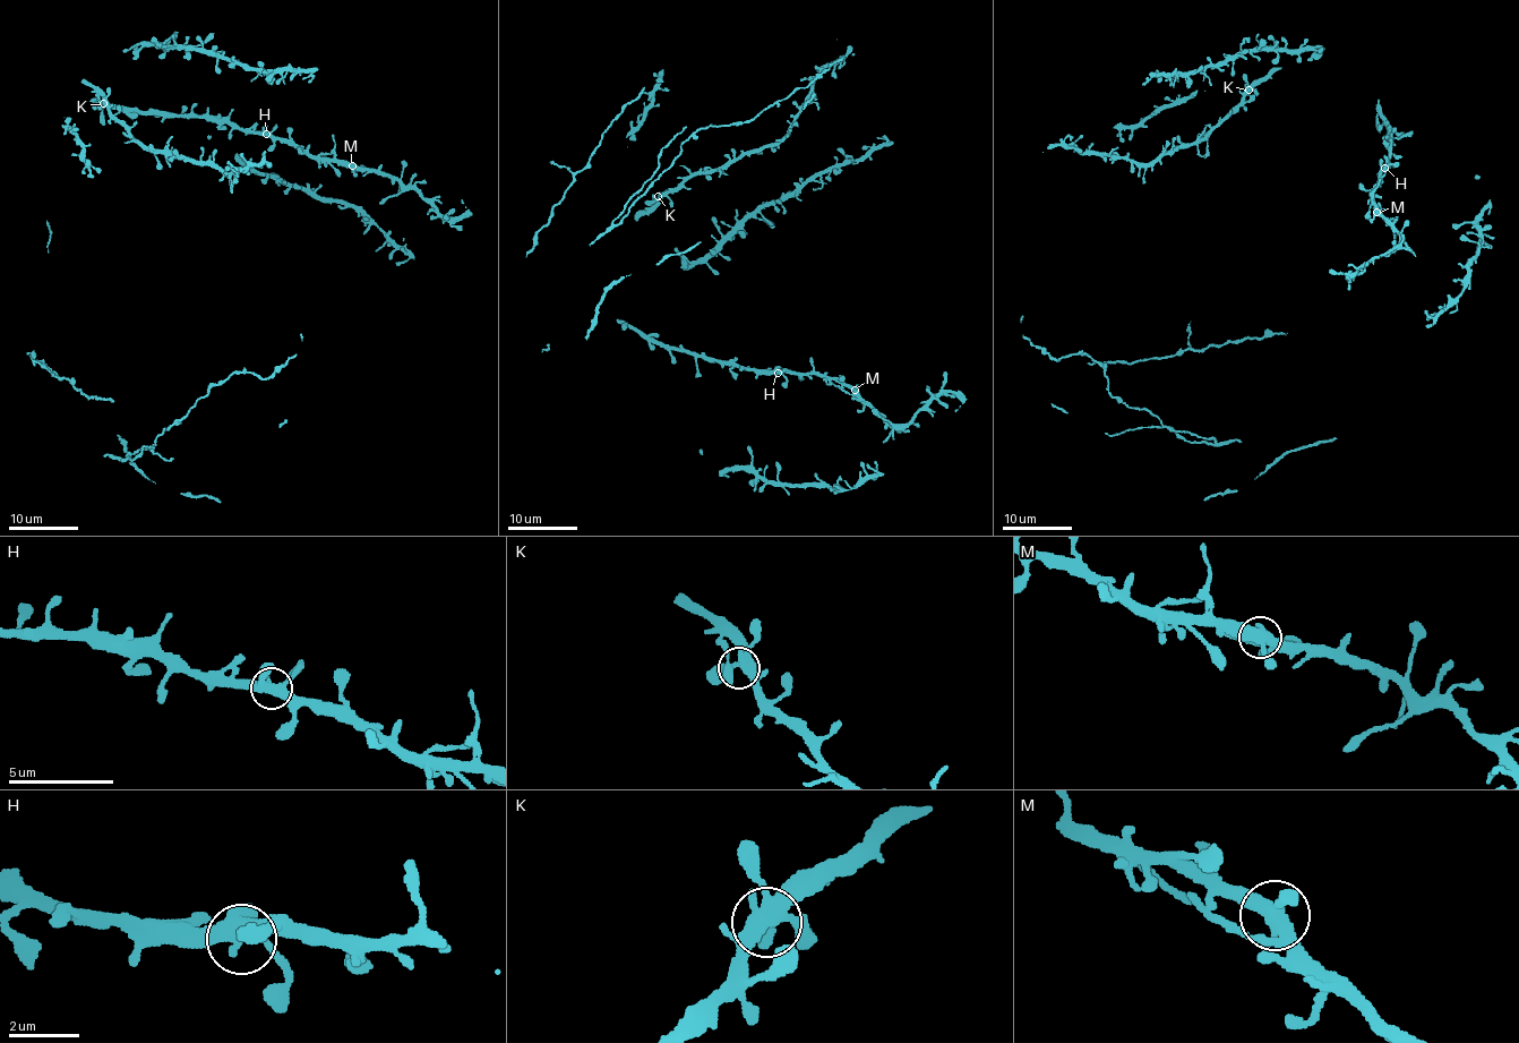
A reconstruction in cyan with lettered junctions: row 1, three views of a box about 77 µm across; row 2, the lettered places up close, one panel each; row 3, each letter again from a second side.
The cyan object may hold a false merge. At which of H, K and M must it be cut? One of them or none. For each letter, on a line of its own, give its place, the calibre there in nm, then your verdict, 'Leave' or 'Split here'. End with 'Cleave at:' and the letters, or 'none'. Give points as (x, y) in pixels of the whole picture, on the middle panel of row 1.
H: Place: (778, 373). Thickness 400 nm. Leave
K: Place: (658, 196). Thickness 440 nm. Leave
M: Place: (855, 390). Thickness 420 nm. Leave
Cleave at: none

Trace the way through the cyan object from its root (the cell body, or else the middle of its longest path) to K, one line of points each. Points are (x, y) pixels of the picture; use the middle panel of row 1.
K: (635, 220), (658, 201), (658, 196)

